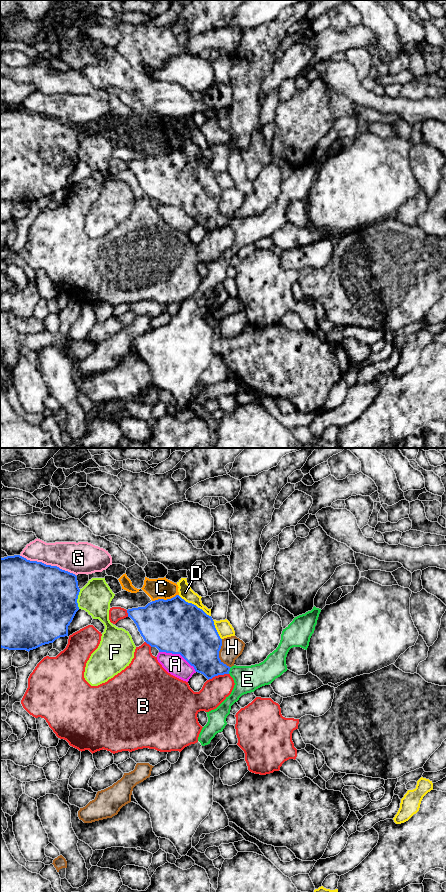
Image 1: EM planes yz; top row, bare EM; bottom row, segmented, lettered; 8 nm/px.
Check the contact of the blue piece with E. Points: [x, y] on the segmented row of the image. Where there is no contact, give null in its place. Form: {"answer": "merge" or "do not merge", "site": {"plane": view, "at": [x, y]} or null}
{"answer": "do not merge", "site": {"plane": "yz", "at": [229, 670]}}

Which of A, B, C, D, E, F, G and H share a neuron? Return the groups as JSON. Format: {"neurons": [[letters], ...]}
{"neurons": [["A"], ["B"], ["C"], ["D", "E"], ["F"], ["G"], ["H"]]}

